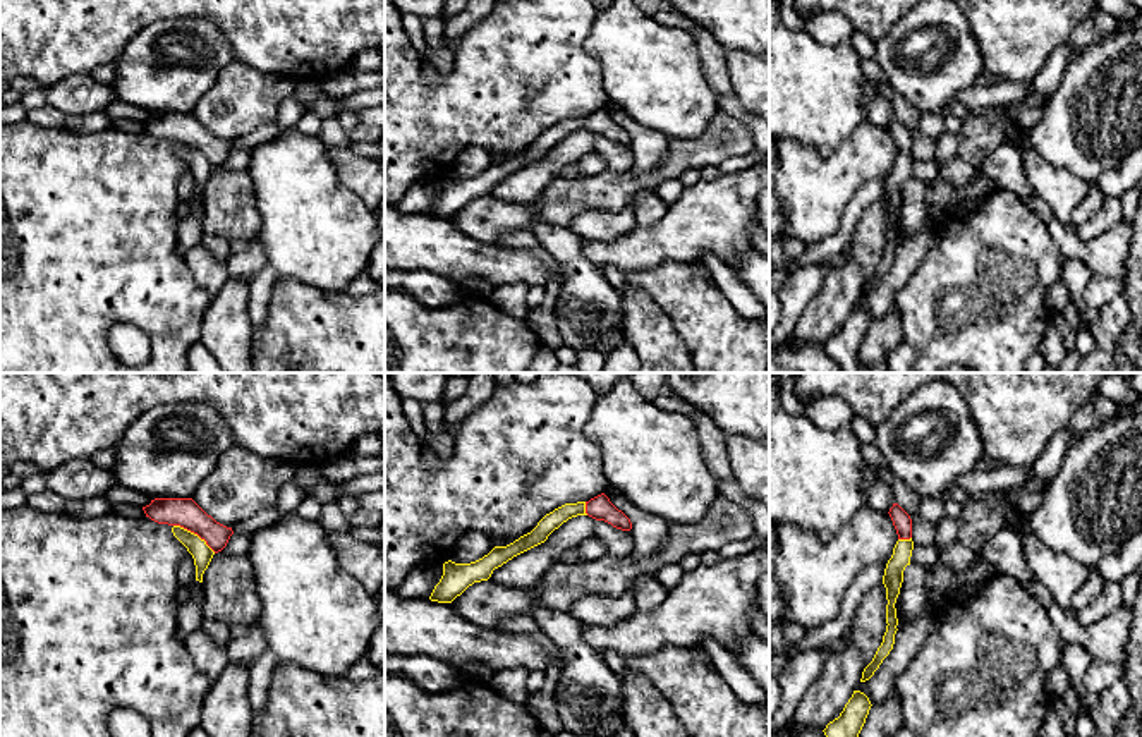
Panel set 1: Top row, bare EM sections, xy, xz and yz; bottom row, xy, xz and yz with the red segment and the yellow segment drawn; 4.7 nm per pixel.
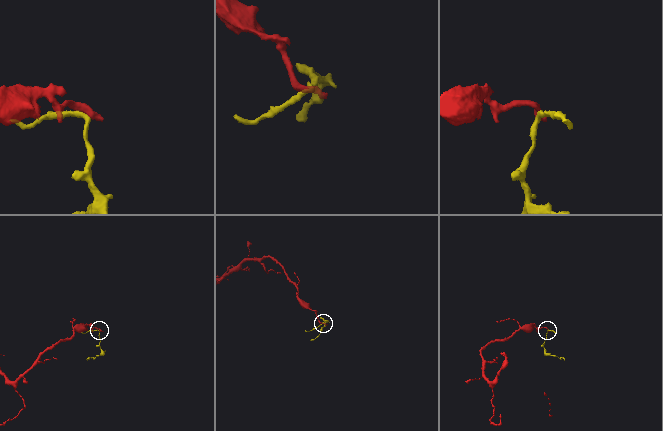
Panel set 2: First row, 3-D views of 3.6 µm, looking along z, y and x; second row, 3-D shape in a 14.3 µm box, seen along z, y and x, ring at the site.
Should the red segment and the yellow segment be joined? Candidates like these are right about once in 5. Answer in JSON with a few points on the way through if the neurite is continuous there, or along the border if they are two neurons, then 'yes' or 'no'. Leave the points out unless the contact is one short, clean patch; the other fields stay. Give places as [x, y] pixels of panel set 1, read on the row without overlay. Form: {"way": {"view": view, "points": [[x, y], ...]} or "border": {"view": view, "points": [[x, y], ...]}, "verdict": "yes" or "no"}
{"border": {"view": "xy", "points": [[174, 140], [196, 148], [215, 167]]}, "verdict": "no"}

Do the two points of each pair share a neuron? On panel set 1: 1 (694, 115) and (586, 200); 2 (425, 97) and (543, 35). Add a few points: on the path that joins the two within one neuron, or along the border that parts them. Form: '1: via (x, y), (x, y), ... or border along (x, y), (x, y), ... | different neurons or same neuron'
1: border along (710, 122), (694, 138), (674, 138), (670, 141) | different neurons
2: via (454, 97), (481, 97), (514, 64) | same neuron

